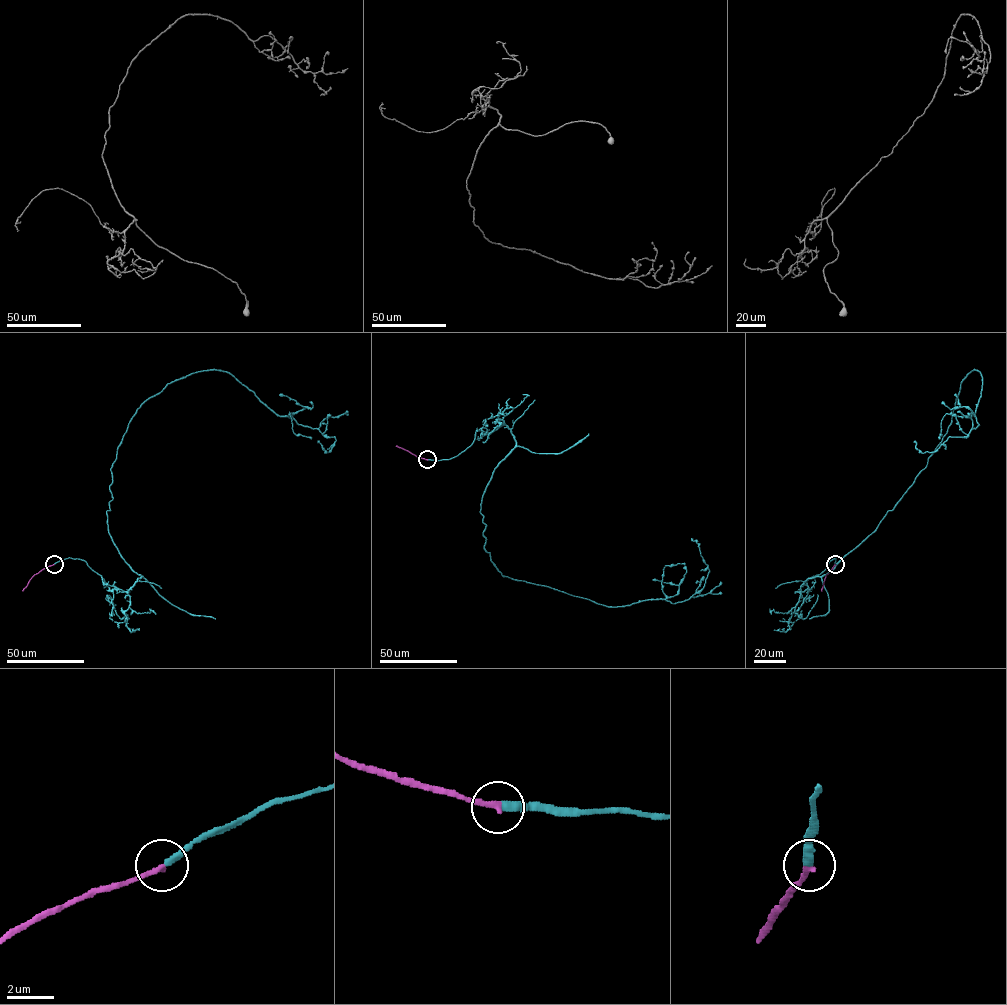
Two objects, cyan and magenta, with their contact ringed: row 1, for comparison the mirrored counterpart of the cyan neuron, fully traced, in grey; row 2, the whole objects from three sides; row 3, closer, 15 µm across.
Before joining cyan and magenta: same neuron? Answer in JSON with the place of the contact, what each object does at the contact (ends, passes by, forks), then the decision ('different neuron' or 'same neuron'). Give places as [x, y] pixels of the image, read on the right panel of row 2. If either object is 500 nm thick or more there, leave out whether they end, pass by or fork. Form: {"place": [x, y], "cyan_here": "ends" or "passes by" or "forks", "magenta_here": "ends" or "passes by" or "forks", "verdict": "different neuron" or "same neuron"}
{"place": [835, 564], "cyan_here": "ends", "magenta_here": "ends", "verdict": "same neuron"}

